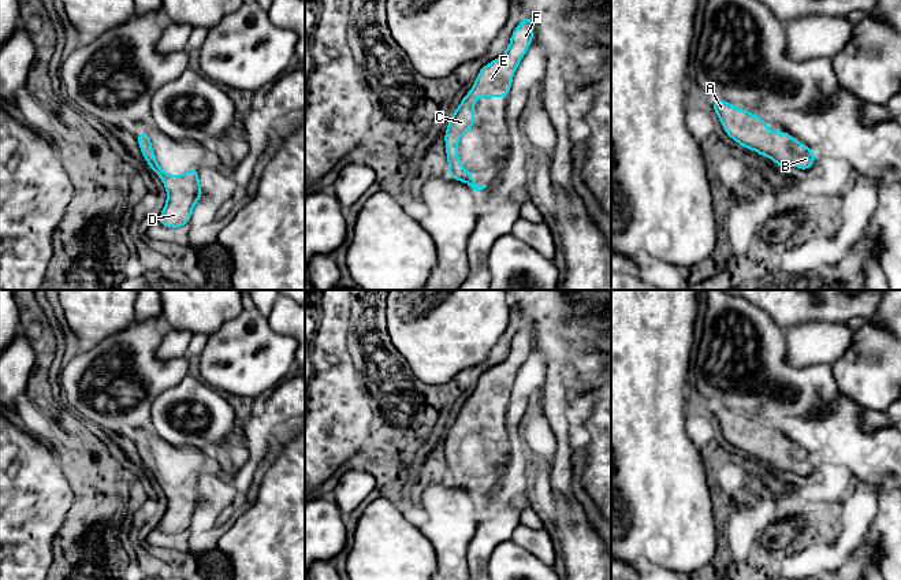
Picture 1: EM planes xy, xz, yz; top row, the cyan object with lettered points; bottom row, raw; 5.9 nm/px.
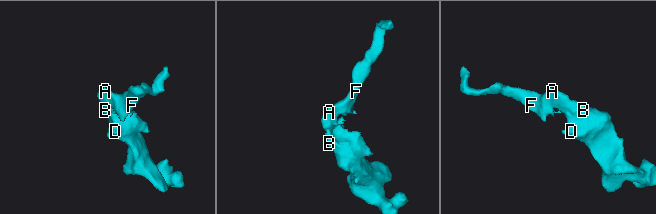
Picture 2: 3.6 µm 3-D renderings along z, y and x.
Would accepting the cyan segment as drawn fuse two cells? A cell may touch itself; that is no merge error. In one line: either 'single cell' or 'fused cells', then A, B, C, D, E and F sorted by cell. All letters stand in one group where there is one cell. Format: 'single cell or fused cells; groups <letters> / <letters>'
single cell; groups A B C D E F

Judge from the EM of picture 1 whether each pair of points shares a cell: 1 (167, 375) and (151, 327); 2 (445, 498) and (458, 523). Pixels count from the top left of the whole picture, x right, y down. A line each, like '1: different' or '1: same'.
1: same
2: same

